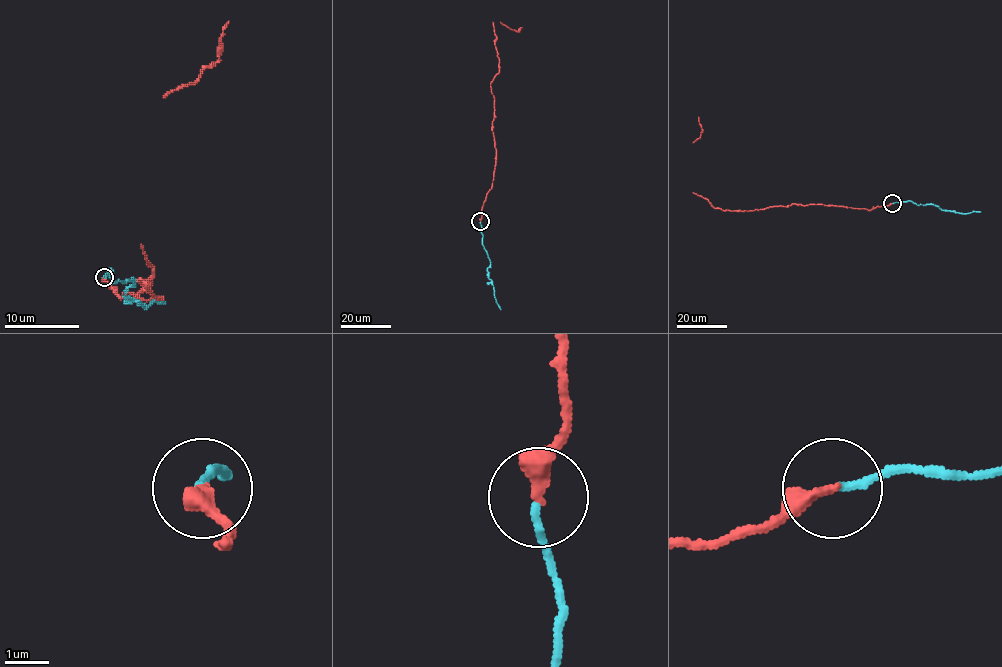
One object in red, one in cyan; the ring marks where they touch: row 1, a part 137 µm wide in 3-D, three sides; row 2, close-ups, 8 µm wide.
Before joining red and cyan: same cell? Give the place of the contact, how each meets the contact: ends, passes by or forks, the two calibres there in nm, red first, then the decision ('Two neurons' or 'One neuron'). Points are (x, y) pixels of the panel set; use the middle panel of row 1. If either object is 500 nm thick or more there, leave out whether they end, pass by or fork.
Place: (480, 221). At the ring red ends. At the ring cyan ends. Thickness 360 nm (red) against 170 nm. Two neurons

